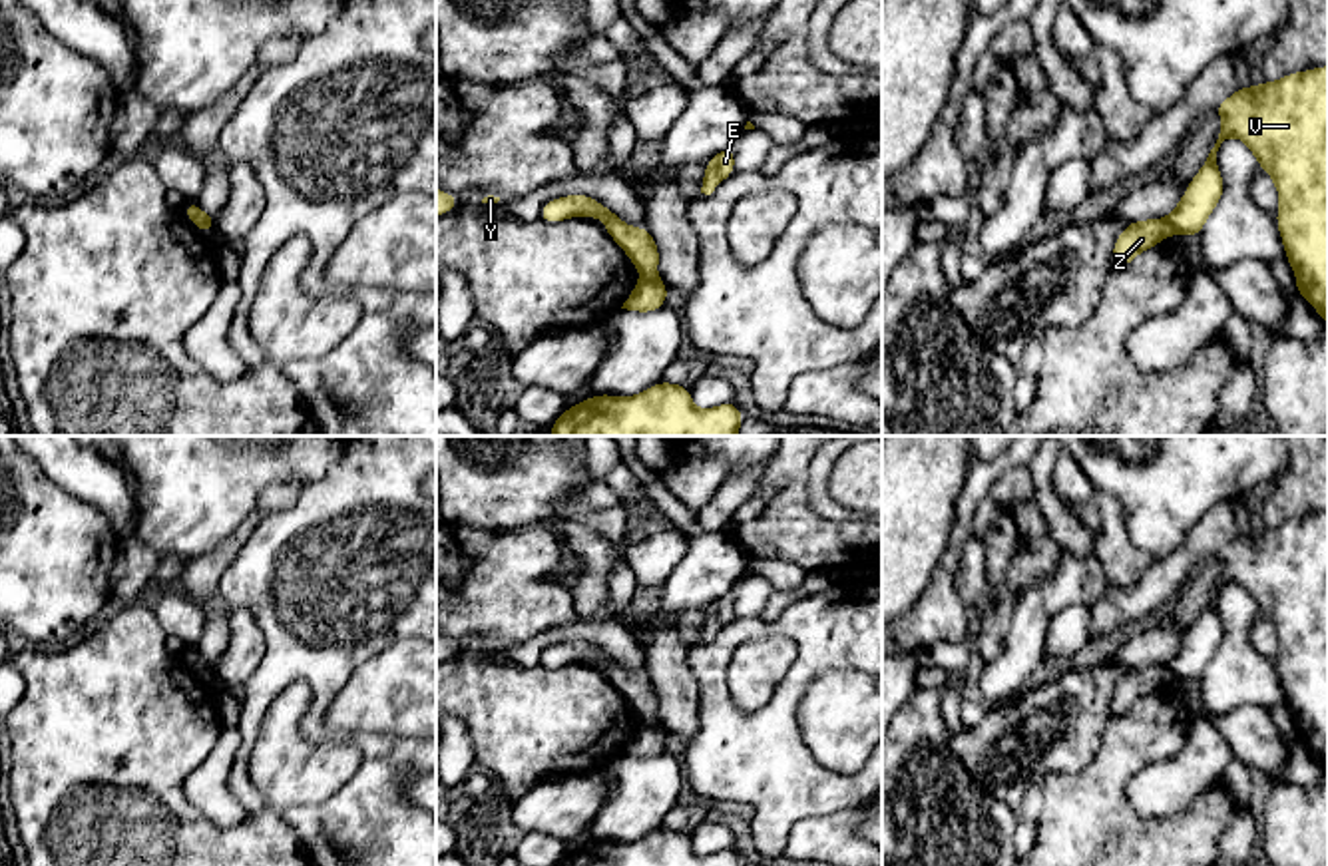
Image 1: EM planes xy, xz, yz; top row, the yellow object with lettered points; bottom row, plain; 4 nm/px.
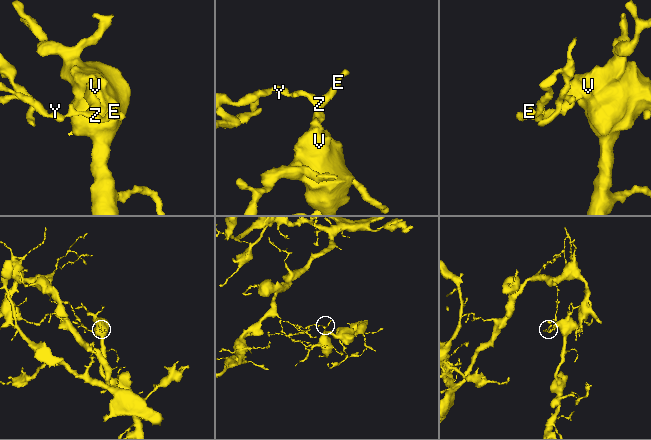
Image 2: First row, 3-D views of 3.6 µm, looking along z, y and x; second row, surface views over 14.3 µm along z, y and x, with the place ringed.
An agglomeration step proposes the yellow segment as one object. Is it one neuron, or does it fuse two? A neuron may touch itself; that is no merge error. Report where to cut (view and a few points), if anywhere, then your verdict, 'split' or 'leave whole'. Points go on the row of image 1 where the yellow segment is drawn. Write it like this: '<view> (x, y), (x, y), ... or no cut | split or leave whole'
xz (642, 273), (656, 277) | split

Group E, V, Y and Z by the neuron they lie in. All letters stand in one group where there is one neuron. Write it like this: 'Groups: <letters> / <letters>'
Groups: E Y Z / V

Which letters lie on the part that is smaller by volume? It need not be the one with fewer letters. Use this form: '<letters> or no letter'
E, Y, Z

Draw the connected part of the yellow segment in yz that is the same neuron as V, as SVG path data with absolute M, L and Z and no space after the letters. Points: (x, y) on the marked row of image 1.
M1328 66L1294 72L1278 82L1238 86L1215 111L1222 117L1218 139L1179 205L1167 215L1171 233L1199 237L1224 193L1217 151L1228 137L1242 139L1278 191L1276 225L1296 275L1296 293L1314 307L1328 326Z

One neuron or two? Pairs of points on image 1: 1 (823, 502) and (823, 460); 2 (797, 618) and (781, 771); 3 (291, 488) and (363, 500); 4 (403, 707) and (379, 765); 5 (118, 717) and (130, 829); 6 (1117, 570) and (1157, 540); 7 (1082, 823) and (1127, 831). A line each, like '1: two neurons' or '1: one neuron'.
1: one neuron
2: one neuron
3: two neurons
4: two neurons
5: one neuron
6: two neurons
7: one neuron

